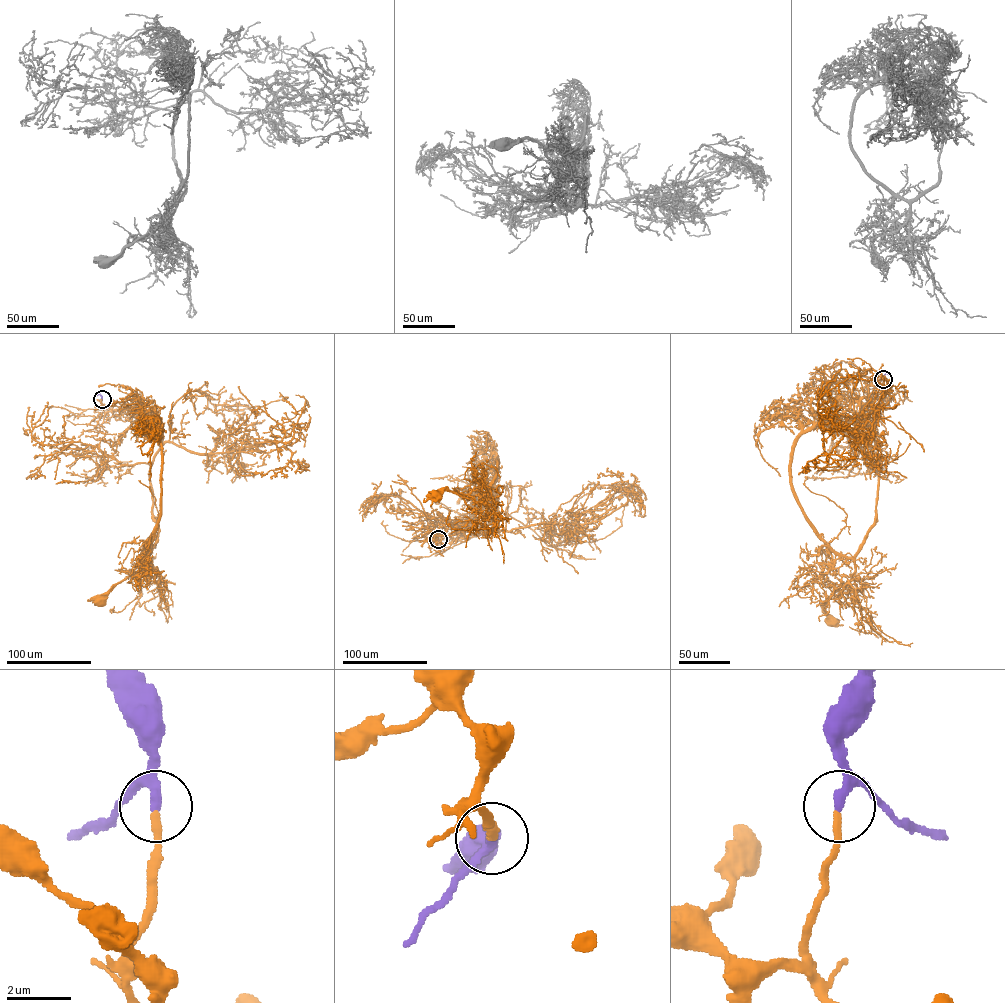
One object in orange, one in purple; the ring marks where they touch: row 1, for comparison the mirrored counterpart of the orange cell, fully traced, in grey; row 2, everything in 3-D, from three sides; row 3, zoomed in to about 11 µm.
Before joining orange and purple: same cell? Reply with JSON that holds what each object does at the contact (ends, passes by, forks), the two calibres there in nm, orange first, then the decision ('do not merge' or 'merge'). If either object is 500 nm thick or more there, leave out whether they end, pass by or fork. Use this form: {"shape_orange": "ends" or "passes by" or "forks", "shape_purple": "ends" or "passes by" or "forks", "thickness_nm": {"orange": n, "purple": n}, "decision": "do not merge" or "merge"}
{"shape_orange": "ends", "shape_purple": "passes by", "thickness_nm": {"orange": 240, "purple": 220}, "decision": "merge"}

